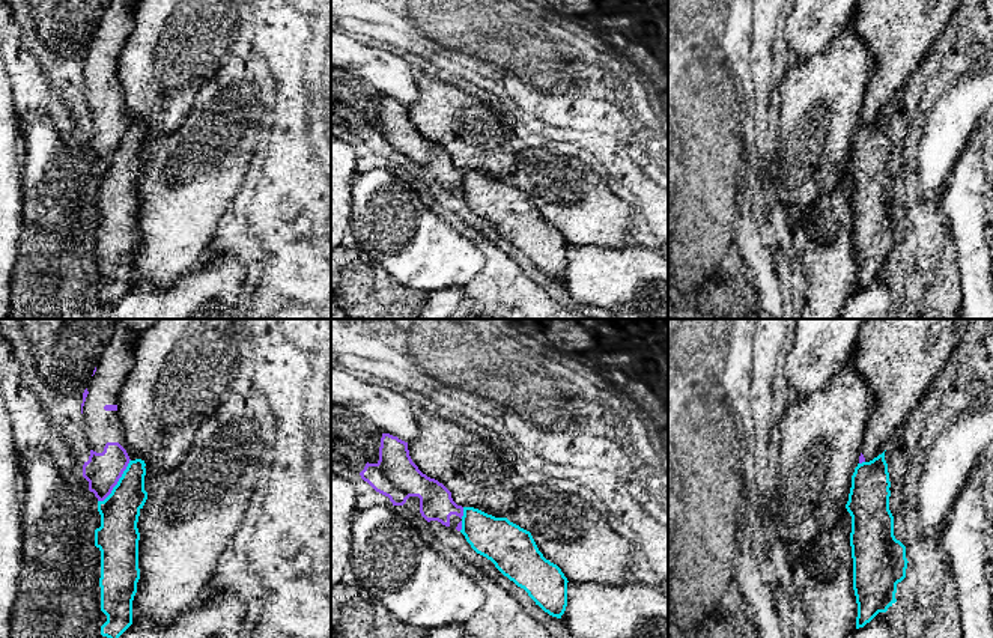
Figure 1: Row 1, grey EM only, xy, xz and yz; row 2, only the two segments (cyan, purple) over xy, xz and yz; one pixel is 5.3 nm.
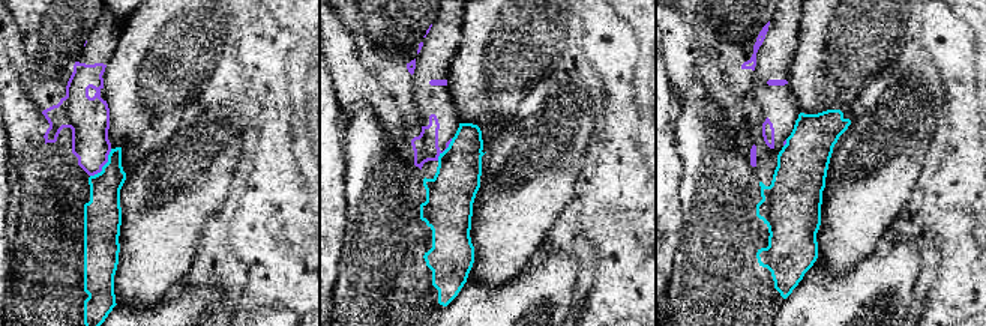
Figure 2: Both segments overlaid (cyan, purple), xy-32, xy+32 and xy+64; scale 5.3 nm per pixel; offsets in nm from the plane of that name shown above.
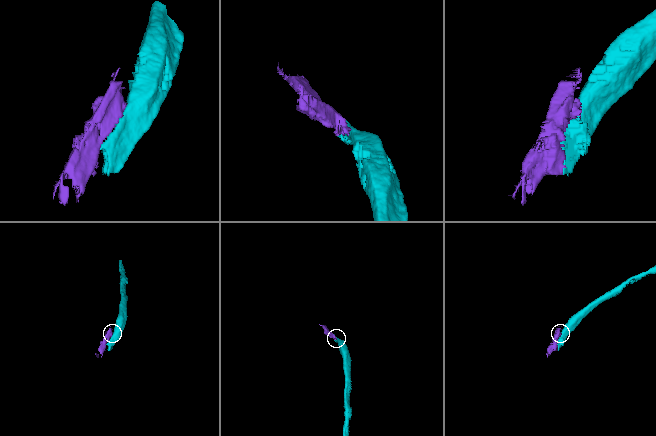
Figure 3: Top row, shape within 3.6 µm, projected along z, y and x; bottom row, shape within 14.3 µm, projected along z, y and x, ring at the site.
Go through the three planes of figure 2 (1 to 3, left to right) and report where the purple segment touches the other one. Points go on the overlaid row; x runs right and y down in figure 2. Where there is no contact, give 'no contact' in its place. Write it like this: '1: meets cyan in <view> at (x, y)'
1: meets cyan in xy-32 at (104, 166)
2: meets cyan in xy+32 at (446, 149)
3: meets cyan in xy+64 at (787, 143)

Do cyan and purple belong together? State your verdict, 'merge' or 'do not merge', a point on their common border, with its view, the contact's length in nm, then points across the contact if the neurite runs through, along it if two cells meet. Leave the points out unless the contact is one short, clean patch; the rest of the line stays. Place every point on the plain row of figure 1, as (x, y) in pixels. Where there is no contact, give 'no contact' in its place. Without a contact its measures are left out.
do not merge | xy (118, 145) | 280 nm

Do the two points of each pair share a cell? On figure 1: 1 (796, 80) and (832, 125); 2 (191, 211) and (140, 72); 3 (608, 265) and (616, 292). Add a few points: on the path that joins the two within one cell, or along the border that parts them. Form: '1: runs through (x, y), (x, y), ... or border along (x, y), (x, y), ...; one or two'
1: runs through (808, 92), (811, 95), (811, 107), (820, 116); one
2: border along (190, 112), (148, 158); two
3: runs through (608, 271), (616, 280), (616, 286); one

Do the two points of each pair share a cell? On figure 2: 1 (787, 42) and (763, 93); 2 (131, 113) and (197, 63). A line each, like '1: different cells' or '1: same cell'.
1: same cell
2: same cell

